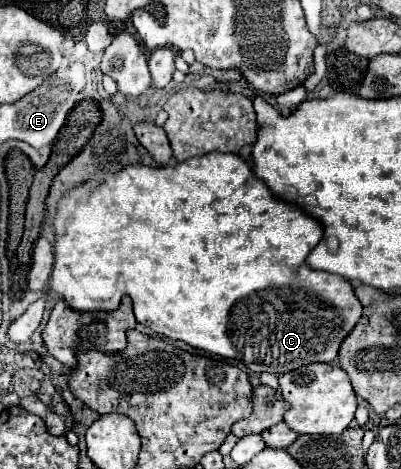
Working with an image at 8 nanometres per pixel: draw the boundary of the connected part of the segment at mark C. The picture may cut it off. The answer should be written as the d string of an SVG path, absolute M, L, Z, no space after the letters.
M210 152L206 156L196 156L184 162L178 162L176 166L164 166L164 168L148 168L148 166L126 166L120 174L110 174L102 182L98 182L92 190L84 188L78 192L78 204L64 204L58 208L54 230L56 230L56 264L50 278L50 288L56 292L62 300L66 300L74 310L88 312L88 310L114 310L118 308L124 294L128 294L134 302L134 316L140 324L148 326L160 336L182 340L194 348L232 358L242 360L248 370L262 374L272 372L276 376L292 372L296 368L314 364L314 362L334 362L340 350L342 340L354 330L356 322L362 316L362 304L354 294L352 284L330 272L316 272L312 274L312 268L306 264L306 256L310 250L322 240L324 228L320 220L306 214L298 204L284 202L276 198L270 188L260 180L254 170L236 154L222 154L222 152Z

